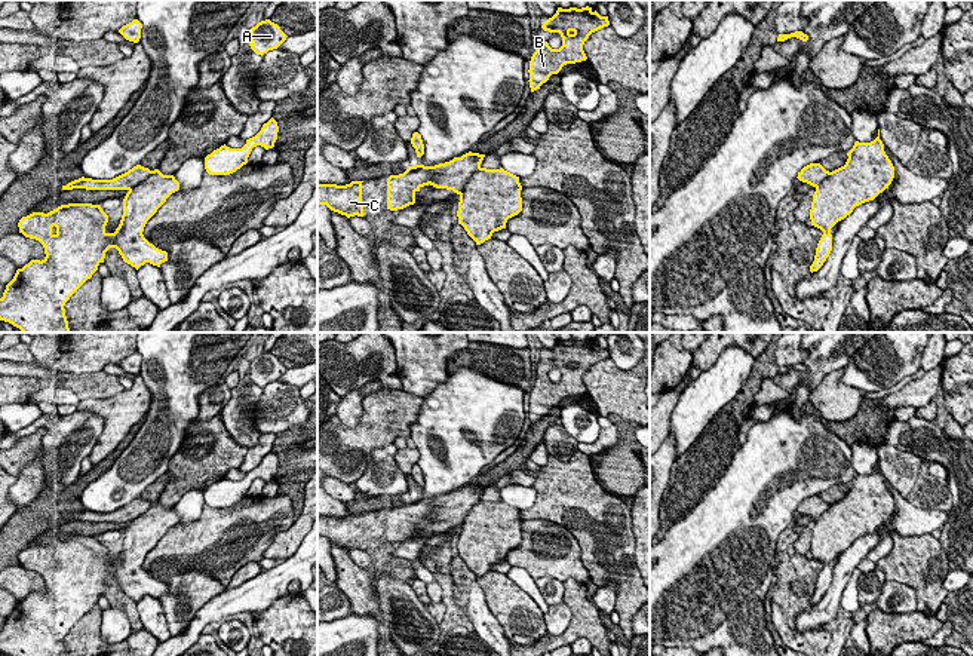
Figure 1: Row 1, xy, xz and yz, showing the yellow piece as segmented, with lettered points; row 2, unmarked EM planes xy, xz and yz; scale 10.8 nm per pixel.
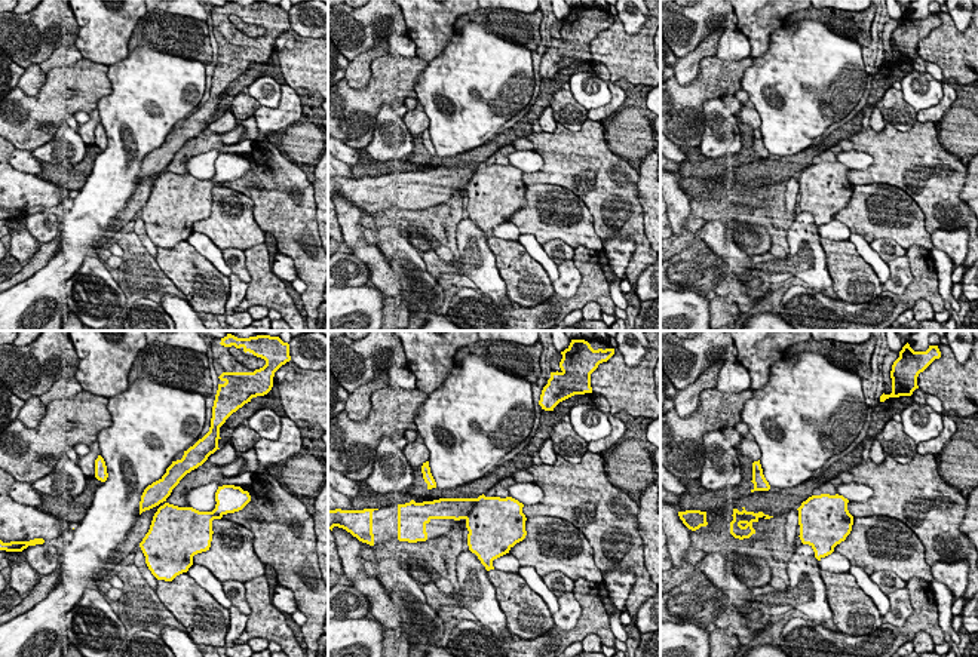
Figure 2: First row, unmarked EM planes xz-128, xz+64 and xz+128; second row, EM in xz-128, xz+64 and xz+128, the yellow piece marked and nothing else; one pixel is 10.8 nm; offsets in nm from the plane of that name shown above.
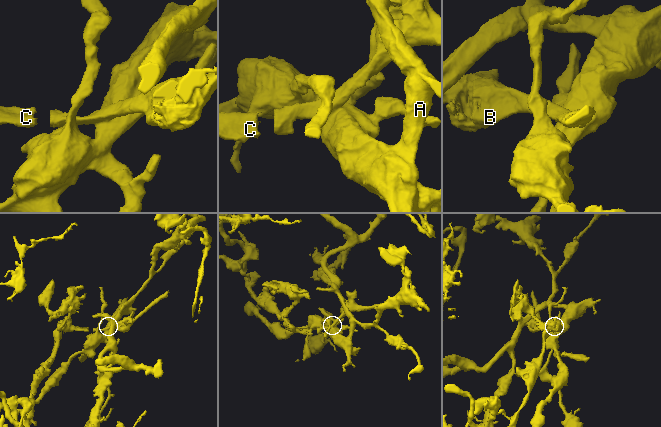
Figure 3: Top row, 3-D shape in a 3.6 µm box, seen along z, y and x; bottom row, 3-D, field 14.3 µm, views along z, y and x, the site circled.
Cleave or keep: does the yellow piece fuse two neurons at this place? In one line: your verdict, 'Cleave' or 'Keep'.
Cleave

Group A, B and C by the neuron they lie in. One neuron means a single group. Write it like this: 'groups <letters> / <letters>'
groups A / B C

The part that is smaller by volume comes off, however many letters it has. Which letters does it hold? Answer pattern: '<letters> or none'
B, C

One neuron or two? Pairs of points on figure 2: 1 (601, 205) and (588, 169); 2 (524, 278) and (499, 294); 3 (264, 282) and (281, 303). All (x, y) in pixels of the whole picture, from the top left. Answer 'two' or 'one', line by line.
1: one
2: two
3: one

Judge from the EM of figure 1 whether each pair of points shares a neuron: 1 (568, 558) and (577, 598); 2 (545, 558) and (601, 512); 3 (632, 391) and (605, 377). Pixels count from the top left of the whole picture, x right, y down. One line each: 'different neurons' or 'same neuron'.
1: different neurons
2: different neurons
3: same neuron

